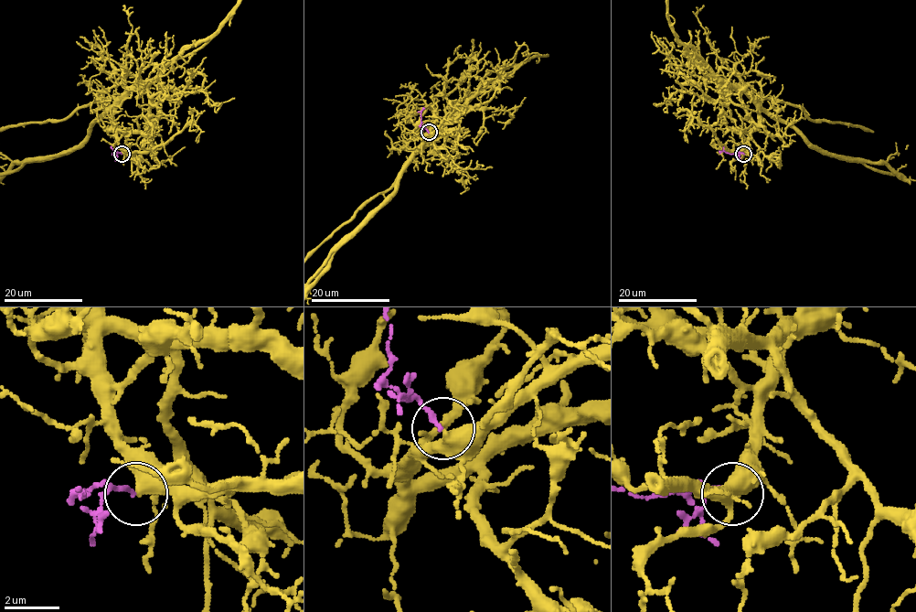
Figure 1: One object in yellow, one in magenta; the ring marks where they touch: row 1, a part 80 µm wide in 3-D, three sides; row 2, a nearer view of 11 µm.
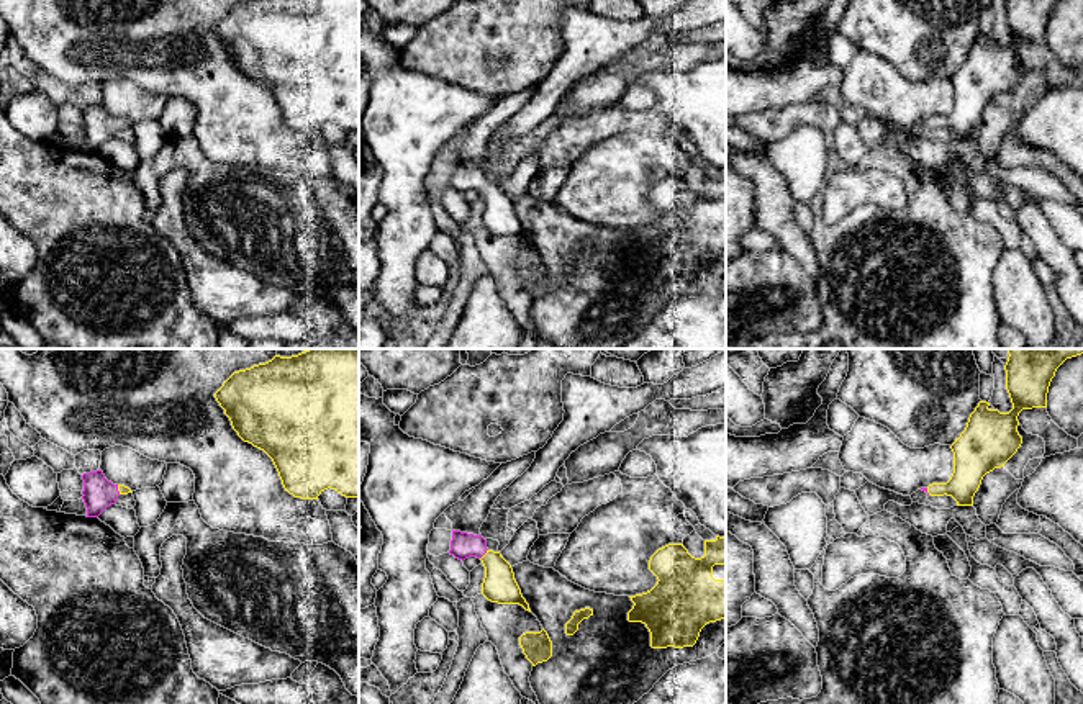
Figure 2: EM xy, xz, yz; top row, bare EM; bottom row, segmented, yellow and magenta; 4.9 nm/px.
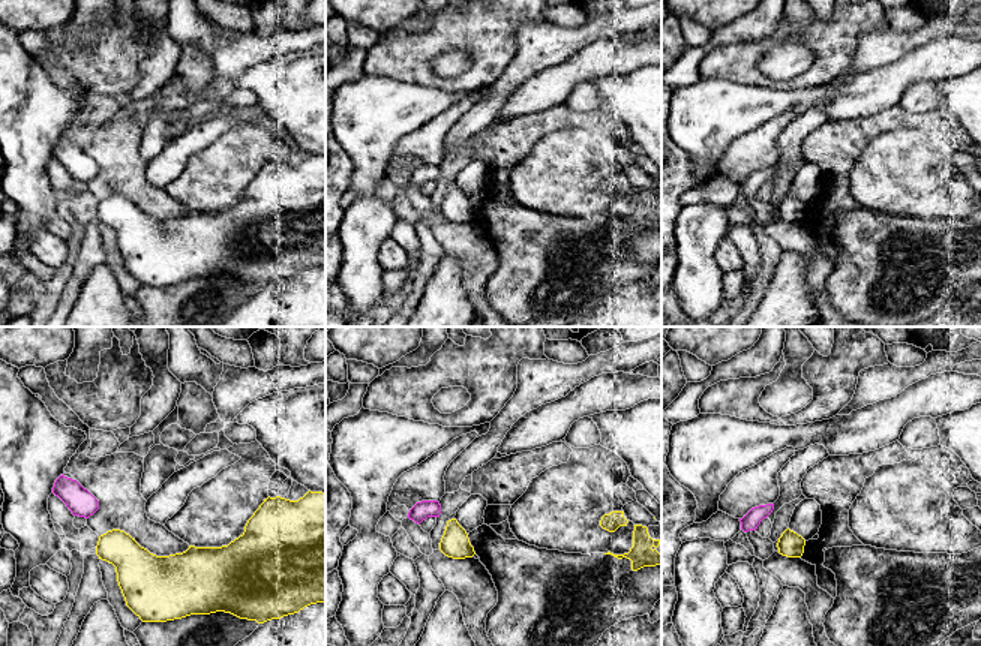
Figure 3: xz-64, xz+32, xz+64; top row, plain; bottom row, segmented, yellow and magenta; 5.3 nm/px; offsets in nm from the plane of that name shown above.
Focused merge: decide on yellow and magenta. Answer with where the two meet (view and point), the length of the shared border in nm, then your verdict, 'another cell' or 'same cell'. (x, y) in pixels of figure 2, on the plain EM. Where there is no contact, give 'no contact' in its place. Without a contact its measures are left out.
xz (485, 187) | 70 nm | same cell

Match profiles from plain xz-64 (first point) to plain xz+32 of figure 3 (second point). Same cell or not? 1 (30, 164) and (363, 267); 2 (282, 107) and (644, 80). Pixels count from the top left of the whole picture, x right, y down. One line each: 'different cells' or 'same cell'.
1: same cell
2: same cell

